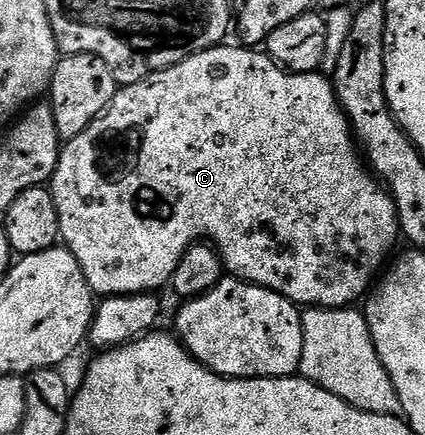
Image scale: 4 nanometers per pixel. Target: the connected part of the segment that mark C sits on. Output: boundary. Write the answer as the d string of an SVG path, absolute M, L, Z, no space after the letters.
M223 43L214 46L213 49L205 49L196 55L192 55L188 59L184 59L180 63L176 63L172 67L161 69L158 73L148 75L140 83L121 86L117 95L112 99L109 109L107 109L101 117L97 117L80 135L76 135L76 139L65 142L65 144L61 146L58 154L58 166L48 185L50 192L54 195L56 211L60 215L61 244L70 250L71 255L76 259L76 263L80 263L80 271L84 271L84 279L88 279L88 287L90 290L102 299L107 297L126 297L129 293L154 293L155 291L159 291L158 289L164 288L165 285L167 288L167 286L173 282L176 267L180 263L180 259L188 251L188 247L205 239L207 242L213 243L218 252L221 253L225 272L229 274L229 276L237 277L240 281L248 281L251 285L259 285L265 289L276 291L299 307L309 307L311 309L344 309L353 306L355 303L361 302L363 298L371 292L380 270L387 264L386 256L389 255L390 248L392 248L397 241L400 241L398 212L394 206L394 201L390 198L390 194L384 188L382 182L379 181L368 168L367 162L364 160L363 154L360 152L360 146L354 136L354 130L350 127L350 121L346 118L342 104L339 103L338 97L334 93L333 80L331 80L329 76L322 77L323 74L321 72L287 72L277 61L273 61L270 54L265 51L259 51L254 47L243 47L238 43L233 43L234 45L230 44L231 43Z

